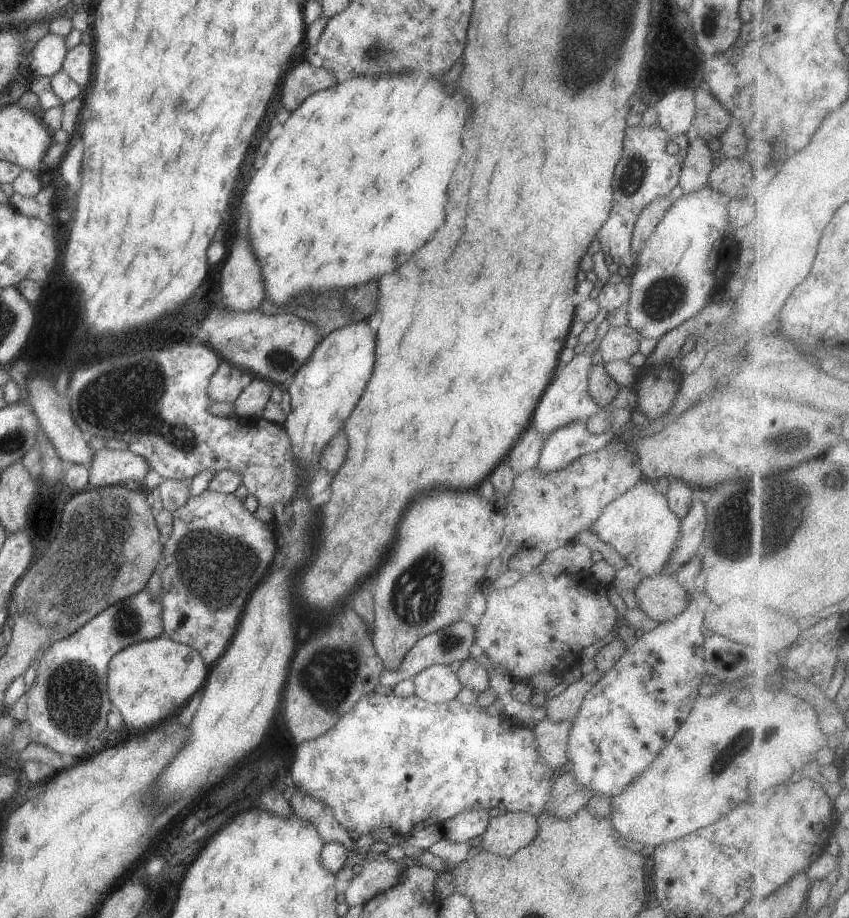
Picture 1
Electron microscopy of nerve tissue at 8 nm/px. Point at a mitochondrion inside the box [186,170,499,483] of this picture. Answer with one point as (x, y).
(327, 312)

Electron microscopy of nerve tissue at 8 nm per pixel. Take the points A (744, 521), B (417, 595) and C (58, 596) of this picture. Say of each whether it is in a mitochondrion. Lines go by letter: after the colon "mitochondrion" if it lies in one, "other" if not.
A: mitochondrion
B: mitochondrion
C: mitochondrion

